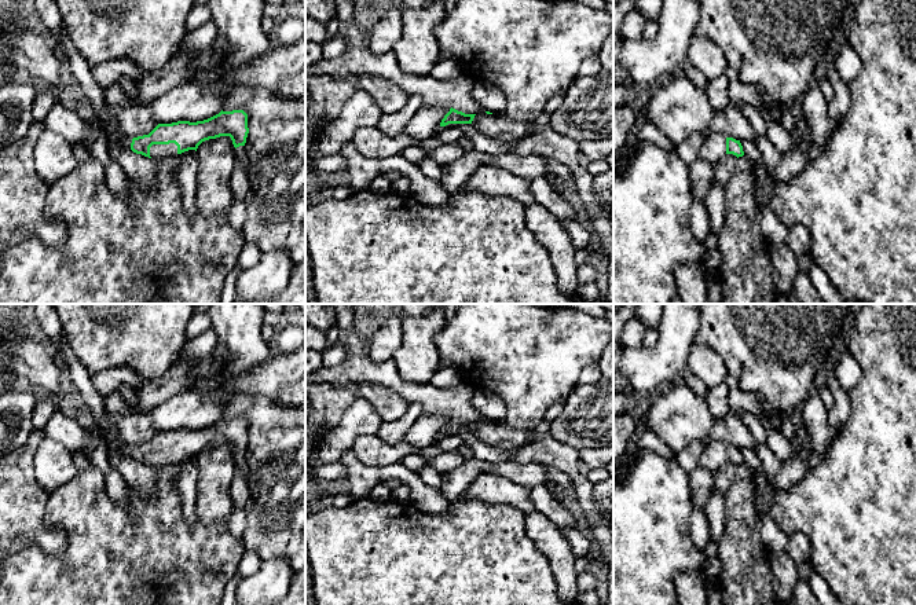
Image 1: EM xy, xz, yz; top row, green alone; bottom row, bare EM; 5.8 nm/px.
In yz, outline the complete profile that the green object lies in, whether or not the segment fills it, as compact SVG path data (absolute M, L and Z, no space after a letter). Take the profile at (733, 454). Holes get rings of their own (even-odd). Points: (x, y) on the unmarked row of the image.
M710 439L699 458L699 466L714 474L725 462L733 462L737 466L743 465L744 459L740 448Z

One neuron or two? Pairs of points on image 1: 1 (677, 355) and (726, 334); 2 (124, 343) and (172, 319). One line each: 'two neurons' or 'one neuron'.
1: two neurons
2: one neuron

